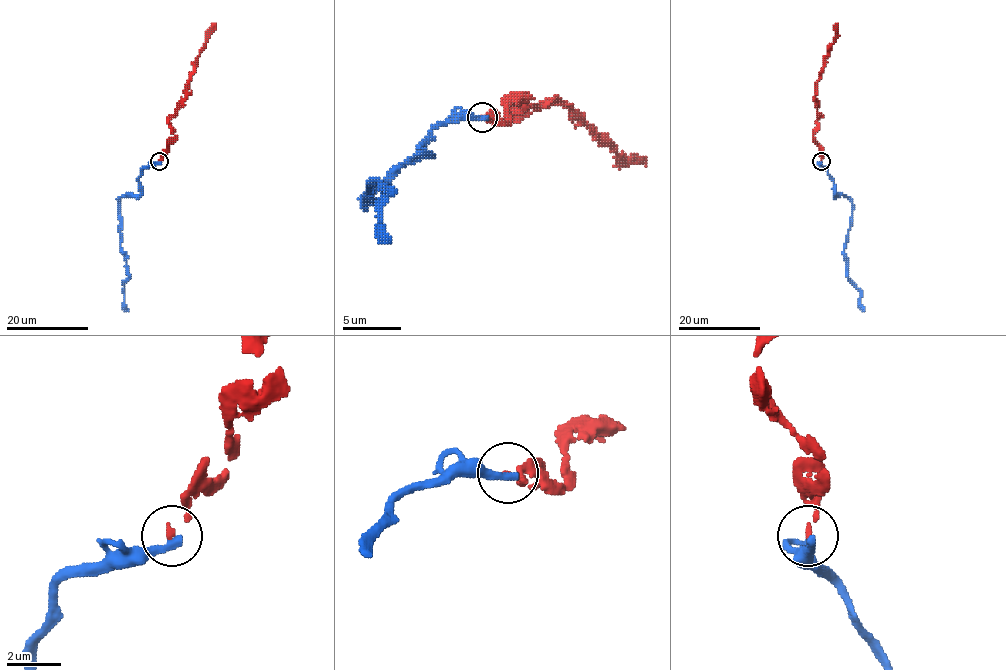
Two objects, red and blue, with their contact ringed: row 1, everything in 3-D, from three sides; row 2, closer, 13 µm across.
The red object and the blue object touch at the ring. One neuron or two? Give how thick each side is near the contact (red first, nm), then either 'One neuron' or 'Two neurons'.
Thickness 150 nm (red) against 320 nm. Two neurons

